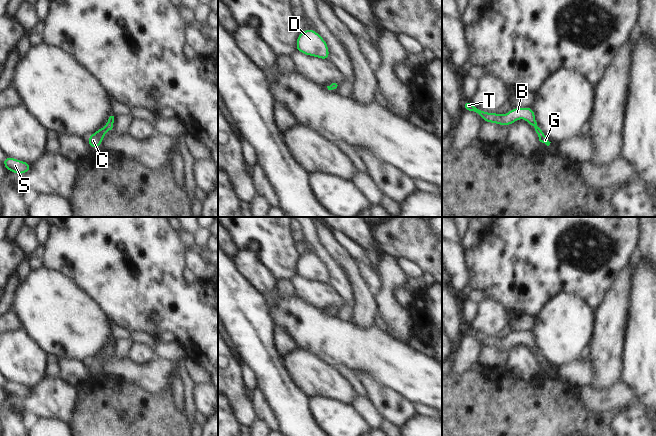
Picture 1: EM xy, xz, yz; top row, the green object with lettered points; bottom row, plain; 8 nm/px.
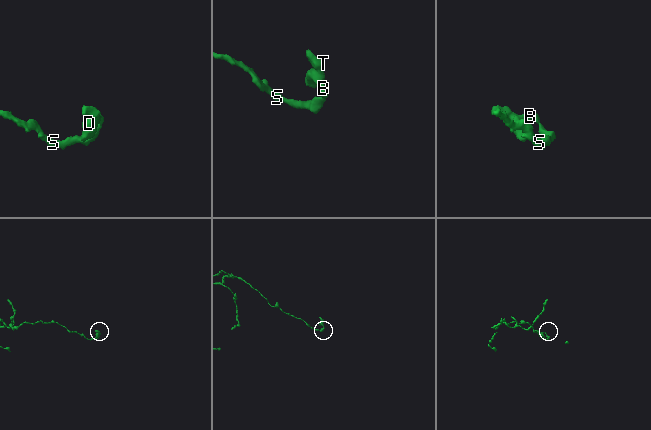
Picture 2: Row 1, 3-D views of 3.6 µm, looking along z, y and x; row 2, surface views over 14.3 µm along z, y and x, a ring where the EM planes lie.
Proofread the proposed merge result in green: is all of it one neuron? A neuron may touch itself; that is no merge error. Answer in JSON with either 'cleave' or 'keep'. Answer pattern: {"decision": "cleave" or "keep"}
{"decision": "keep"}

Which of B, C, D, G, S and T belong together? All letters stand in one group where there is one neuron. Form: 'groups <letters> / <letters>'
groups B C D G S T

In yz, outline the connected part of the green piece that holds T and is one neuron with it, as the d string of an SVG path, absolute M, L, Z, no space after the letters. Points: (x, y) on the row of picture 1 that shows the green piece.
M464 101L463 110L477 113L485 122L496 123L502 126L509 126L520 118L524 118L530 126L535 128L540 142L545 143L547 146L551 143L548 141L545 133L537 126L533 108L512 108L507 114L499 115L498 112L488 113L480 108L476 108L471 101Z

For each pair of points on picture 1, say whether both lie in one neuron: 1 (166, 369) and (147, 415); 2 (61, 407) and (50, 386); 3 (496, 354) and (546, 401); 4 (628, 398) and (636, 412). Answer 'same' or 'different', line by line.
1: different
2: same
3: different
4: different

